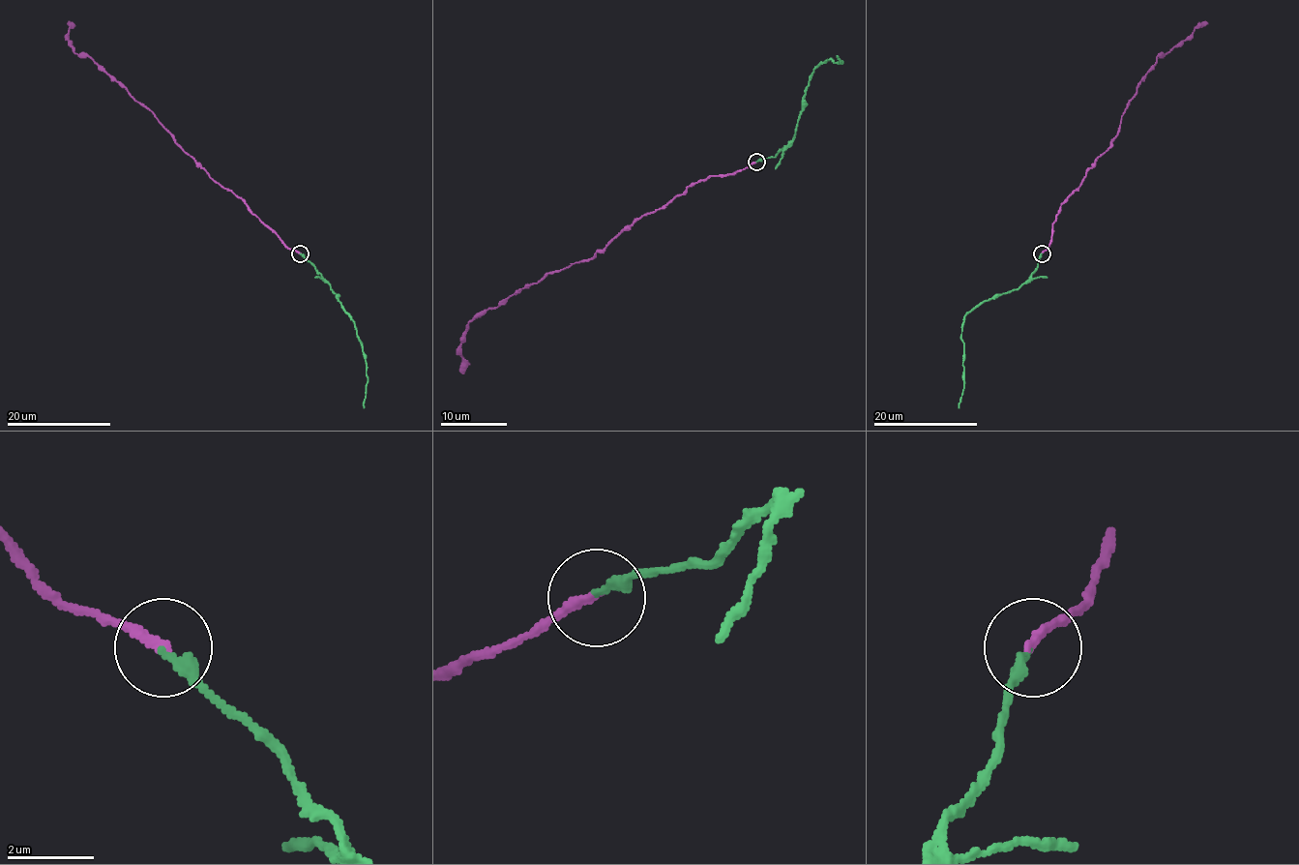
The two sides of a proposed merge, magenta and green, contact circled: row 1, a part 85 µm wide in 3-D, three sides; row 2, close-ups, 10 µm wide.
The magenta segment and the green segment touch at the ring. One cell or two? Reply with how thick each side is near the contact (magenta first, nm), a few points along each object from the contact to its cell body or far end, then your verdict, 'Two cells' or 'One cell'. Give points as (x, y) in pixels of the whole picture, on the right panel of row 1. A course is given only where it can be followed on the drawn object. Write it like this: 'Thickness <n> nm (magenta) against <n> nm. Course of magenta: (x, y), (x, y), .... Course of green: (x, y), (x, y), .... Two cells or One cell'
Thickness 200 nm (magenta) against 240 nm. Course of magenta: (1042, 253), (1048, 249), (1060, 206), (1110, 145), (1121, 115), (1156, 58), (1207, 22). Course of green: (1042, 253), (1038, 266), (1023, 283), (976, 305), (961, 322), (963, 393), (958, 407). Two cells

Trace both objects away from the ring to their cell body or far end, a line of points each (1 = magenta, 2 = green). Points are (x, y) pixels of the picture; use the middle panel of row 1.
1: (756, 162), (691, 185), (626, 226), (584, 261), (552, 271), (497, 307), (481, 312), (464, 331), (460, 372)
2: (756, 162), (774, 157), (793, 138), (809, 78), (825, 60), (841, 62), (837, 55)

